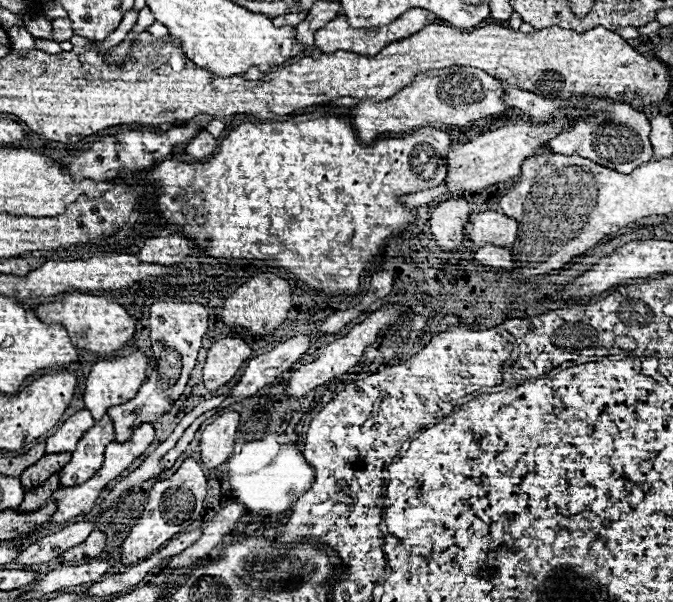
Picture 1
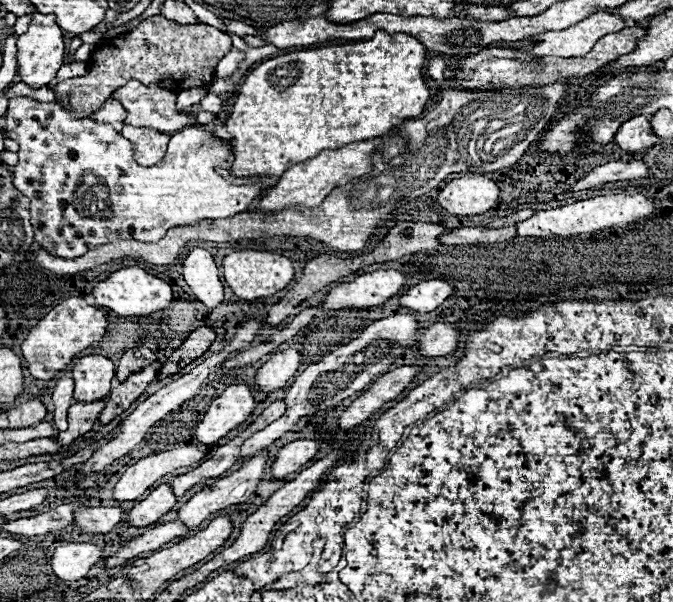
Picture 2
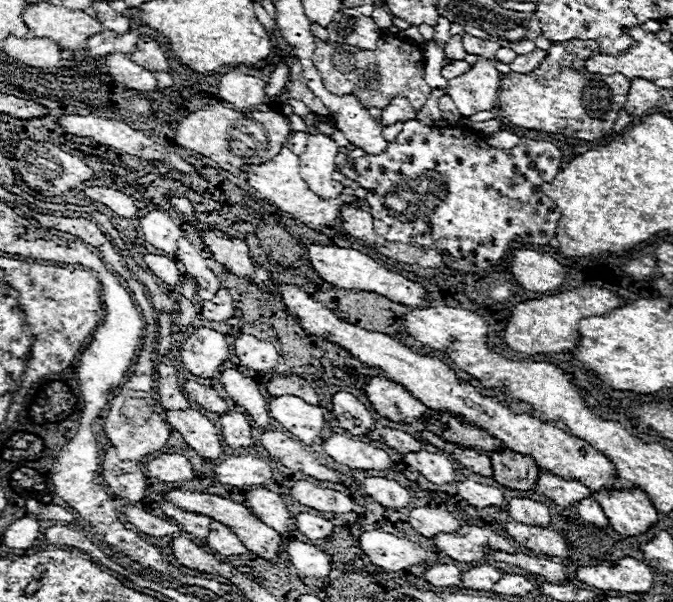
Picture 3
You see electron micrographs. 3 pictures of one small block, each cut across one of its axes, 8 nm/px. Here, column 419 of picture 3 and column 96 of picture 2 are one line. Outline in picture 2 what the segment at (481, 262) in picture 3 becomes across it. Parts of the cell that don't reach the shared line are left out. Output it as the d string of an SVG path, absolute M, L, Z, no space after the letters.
M16 96L10 100L6 112L6 136L20 144L20 160L12 170L14 188L30 198L30 222L34 226L34 240L52 256L76 258L100 244L121 240L158 242L174 226L240 214L248 210L264 190L260 180L236 186L218 174L216 168L232 156L232 140L226 144L204 126L188 126L172 134L164 160L144 168L134 162L132 144L120 136L120 132L110 128L110 124L99 124L90 118L74 118L74 114L62 108L58 102L40 104L26 96Z

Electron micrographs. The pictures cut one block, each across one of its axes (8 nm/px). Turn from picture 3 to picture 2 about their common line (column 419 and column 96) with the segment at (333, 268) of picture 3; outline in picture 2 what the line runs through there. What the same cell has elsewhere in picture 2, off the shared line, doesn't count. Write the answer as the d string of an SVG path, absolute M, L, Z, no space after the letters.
M132 266L132 268L120 268L120 270L112 272L106 280L98 282L92 288L92 296L96 300L96 306L112 310L118 316L148 316L152 312L158 312L158 310L164 310L170 306L172 288L164 280L144 272L138 266Z

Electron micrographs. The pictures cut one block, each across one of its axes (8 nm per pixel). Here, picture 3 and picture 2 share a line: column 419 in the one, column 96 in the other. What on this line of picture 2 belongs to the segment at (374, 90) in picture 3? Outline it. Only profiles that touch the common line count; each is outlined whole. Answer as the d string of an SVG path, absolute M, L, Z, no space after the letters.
M158 14L158 16L146 18L144 22L140 22L136 28L132 28L126 34L120 34L110 40L102 40L88 60L88 66L86 66L88 72L84 76L76 76L76 78L56 84L54 94L58 102L68 98L68 108L74 112L74 116L88 116L88 112L92 112L94 108L100 108L106 102L106 98L114 92L114 88L120 88L122 84L126 84L126 80L140 80L142 84L156 84L174 94L182 90L190 90L190 88L208 88L210 82L216 78L218 62L230 50L232 50L232 38L220 32L218 28L208 26L208 24L178 24Z

